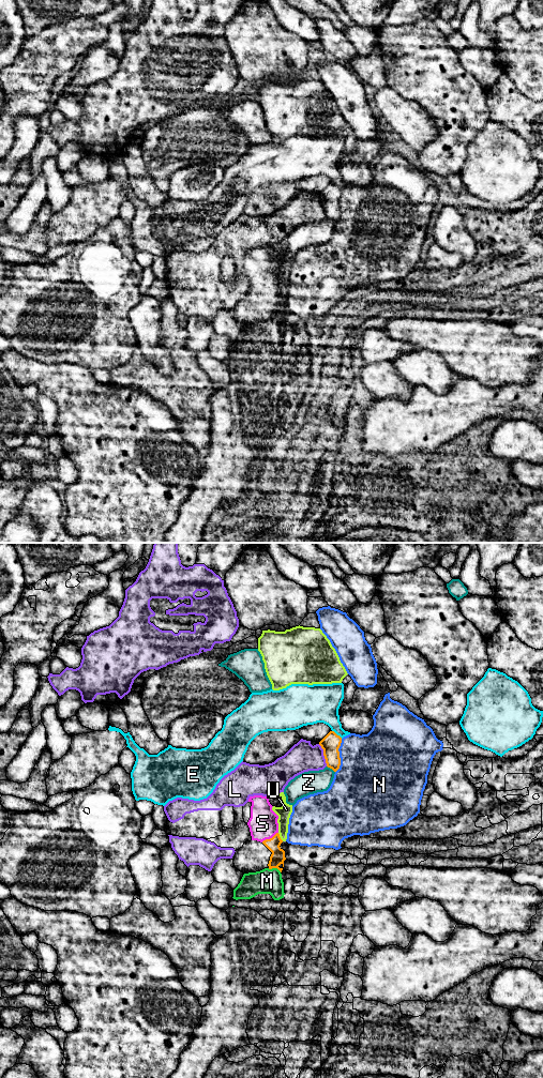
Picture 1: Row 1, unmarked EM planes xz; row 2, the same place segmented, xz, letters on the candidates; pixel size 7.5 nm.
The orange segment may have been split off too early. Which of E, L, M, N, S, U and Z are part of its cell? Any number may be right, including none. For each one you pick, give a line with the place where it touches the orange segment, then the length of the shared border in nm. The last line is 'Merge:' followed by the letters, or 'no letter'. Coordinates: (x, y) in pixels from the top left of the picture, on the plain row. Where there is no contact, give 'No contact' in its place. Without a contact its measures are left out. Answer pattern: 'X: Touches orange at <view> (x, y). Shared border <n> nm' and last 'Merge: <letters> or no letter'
S: Touches orange at xz (270, 290). Shared border 150 nm
Merge: S

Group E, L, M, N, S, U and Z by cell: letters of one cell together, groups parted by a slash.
E / L / M U / N / S / Z

